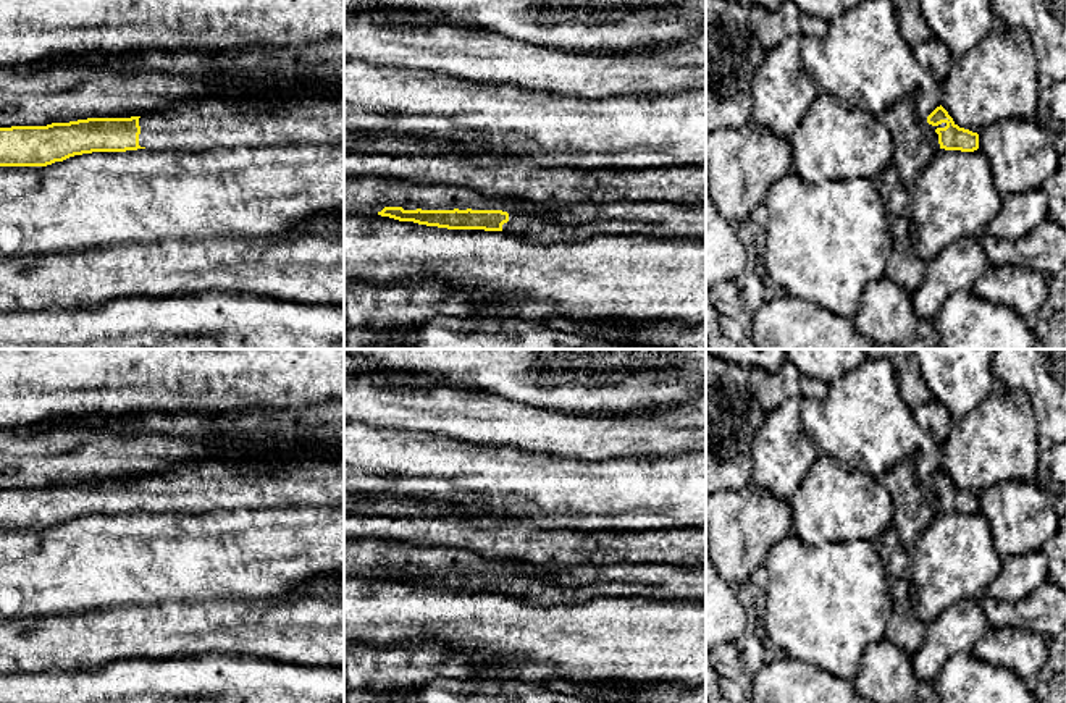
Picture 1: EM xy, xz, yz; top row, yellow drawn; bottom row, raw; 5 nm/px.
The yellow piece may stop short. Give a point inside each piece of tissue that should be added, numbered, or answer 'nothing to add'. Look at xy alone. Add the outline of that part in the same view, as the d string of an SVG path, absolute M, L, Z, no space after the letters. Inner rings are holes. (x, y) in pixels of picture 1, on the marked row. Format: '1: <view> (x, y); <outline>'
1: xy (194, 125); M299 94L284 99L212 97L173 102L139 118L139 145L147 150L210 150L236 145L344 145L344 94Z

